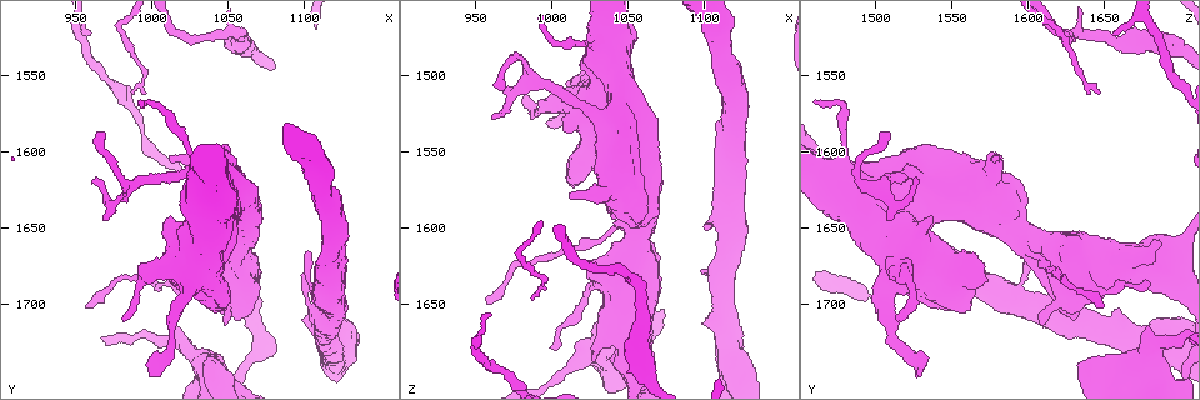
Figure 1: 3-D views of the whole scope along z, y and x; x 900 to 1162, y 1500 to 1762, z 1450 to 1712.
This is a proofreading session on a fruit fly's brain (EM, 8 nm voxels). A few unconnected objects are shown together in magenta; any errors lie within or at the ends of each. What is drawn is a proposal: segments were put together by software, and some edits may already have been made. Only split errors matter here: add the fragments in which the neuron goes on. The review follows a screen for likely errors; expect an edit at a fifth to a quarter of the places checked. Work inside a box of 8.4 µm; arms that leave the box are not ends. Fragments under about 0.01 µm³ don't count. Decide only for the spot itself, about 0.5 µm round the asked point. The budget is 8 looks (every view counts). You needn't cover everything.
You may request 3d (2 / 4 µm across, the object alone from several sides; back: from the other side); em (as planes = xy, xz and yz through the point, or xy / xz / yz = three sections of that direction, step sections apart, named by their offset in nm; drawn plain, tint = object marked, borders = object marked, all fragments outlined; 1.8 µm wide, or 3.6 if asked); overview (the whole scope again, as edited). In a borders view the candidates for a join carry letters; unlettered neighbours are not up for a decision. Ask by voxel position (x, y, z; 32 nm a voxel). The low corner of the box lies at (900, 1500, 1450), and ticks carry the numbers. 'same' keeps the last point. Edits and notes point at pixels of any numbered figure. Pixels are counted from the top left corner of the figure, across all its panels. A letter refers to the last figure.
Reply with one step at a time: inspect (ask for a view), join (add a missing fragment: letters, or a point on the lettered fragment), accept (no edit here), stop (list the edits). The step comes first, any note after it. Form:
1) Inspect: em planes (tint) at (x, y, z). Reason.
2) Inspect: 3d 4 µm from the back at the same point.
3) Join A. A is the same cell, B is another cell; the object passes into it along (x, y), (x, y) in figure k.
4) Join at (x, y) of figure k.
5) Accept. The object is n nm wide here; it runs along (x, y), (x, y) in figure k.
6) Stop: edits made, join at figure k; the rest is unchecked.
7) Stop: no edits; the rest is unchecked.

Inspect: em planes (borders) at (958, 1702, 1648). Thin end.

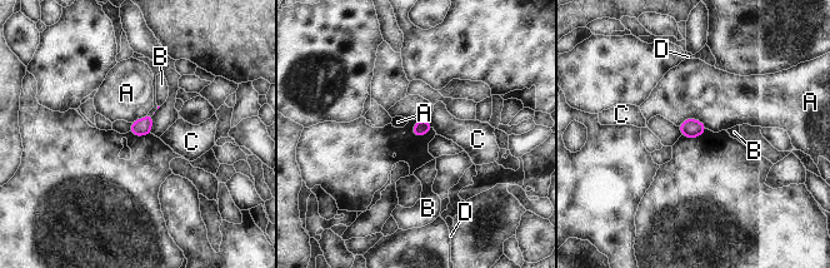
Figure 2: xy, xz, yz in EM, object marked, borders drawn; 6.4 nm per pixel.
Accept. A, B, C and D are other cells; none of them fits.

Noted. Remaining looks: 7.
Inspect: 3d 2 µm from the back at (1102, 1666, 1598).

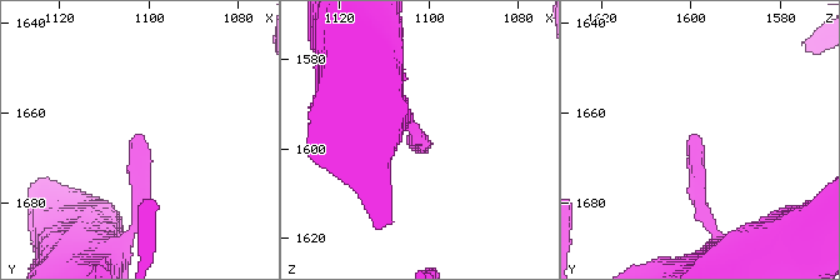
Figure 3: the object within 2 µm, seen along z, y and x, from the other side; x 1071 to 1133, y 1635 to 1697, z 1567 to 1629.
Inspect: em planes (borders) at (1102, 1664, 1600).

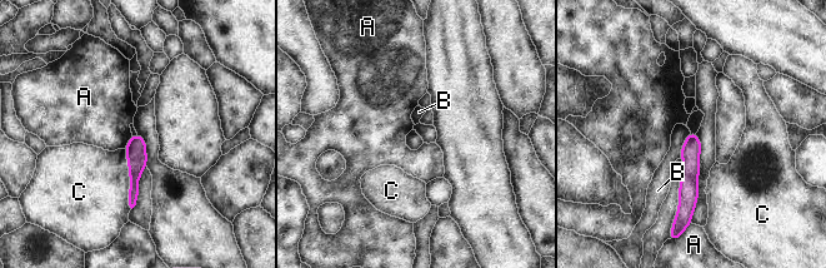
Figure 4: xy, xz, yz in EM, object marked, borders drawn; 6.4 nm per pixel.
Accept. The object is 120 nm wide here; A, B and C are other cells; it runs along (692, 135), (690, 152), (690, 206) in figure 4; none of them fits.

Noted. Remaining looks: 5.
Inspect: em 3.6 µm xy step 8 (borders) at (964, 1614, 1524). Thin end.

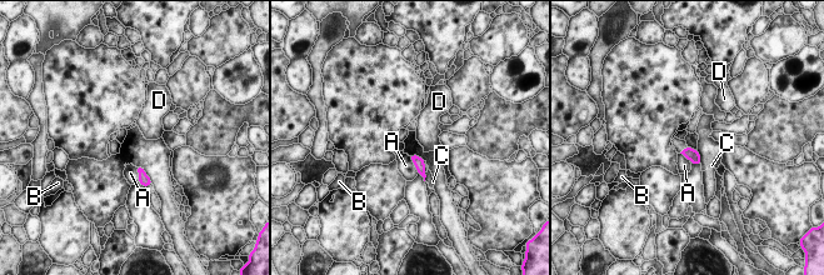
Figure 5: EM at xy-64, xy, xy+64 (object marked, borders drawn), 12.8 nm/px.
Join B. The object is 120 nm wide here; B is the same cell, A, C and D are other cells; the object passes into it along (693, 155), (683, 150), (679, 145) in figure 5; the neuron continues.

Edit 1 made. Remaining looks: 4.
Stop: edits made, join at figure 5; the rest is unchecked.

